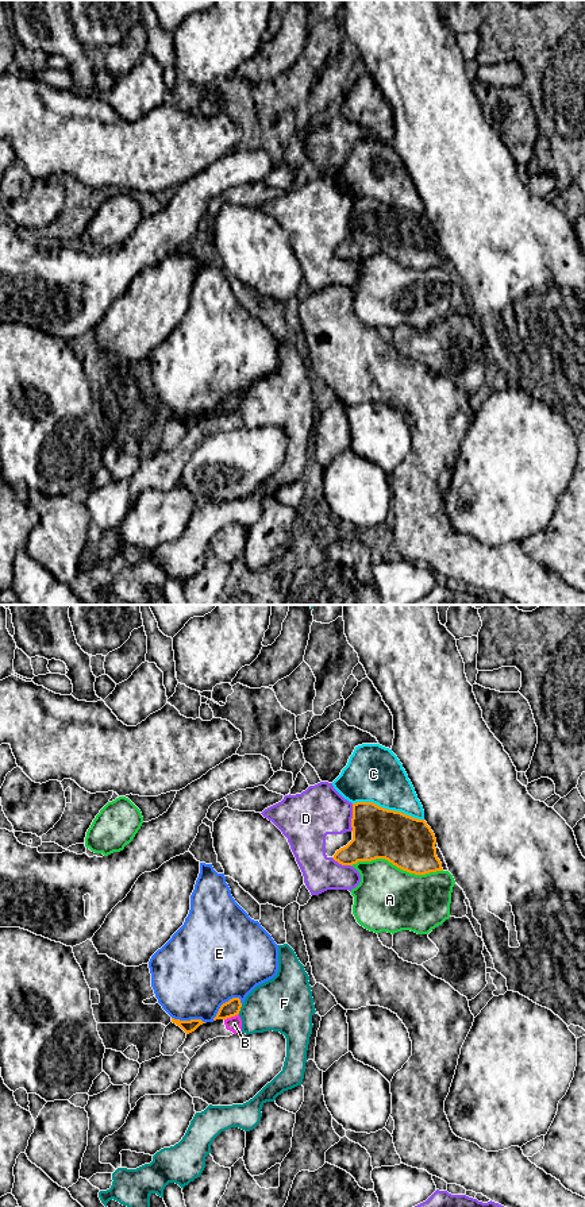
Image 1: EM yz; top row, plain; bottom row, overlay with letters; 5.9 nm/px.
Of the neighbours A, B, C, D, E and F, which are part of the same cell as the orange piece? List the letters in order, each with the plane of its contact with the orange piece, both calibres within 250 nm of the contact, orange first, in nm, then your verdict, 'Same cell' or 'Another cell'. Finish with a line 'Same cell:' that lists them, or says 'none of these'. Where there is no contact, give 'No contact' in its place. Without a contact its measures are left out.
A: Touches orange in yz. Thickness 300 nm (orange) against 380 nm. Another cell
B: Touches orange in yz. Thickness 100 nm (orange) against 90 nm. Another cell
C: Touches orange in yz. Thickness 300 nm (orange) against 340 nm. Another cell
D: Touches orange in yz. Thickness 300 nm (orange) against 300 nm. Another cell
E: Touches orange in yz. Thickness 100 nm (orange) against 500 nm. Another cell
F: Touches orange in yz. Thickness 100 nm (orange) against 320 nm. Another cell
Same cell: none of these

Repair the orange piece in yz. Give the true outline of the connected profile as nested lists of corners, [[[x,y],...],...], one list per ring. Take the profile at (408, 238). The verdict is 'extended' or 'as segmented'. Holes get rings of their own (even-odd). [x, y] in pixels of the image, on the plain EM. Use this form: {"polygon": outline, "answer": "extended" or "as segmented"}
{"polygon": [[[357,197],[353,198],[351,223],[353,235],[332,252],[342,261],[385,254],[415,270],[443,266],[435,230],[424,215],[373,197]]], "answer": "as segmented"}

